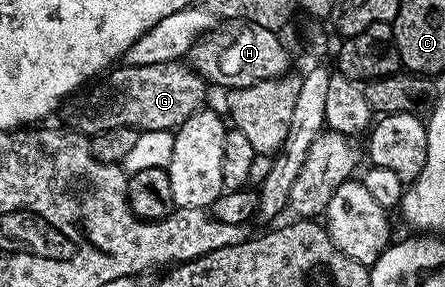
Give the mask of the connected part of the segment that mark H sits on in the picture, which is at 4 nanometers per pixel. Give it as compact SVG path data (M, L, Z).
M227 20L209 33L202 34L191 45L186 61L212 87L236 90L242 86L252 86L261 80L281 78L292 69L287 46L279 36L276 31L250 20Z

